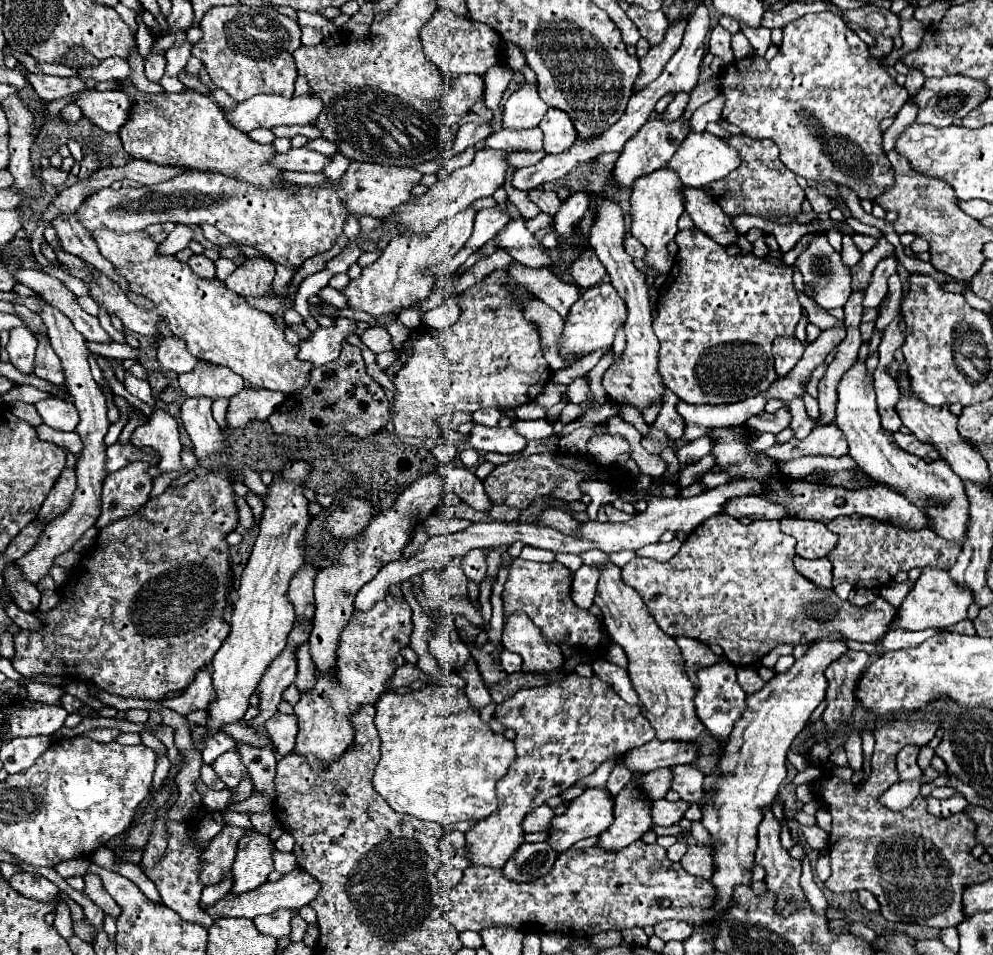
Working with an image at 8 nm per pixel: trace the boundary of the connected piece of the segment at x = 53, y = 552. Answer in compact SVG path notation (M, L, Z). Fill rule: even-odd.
M45 306L41 312L39 312L43 324L47 326L47 334L49 334L49 340L51 340L51 346L55 350L55 354L59 356L61 364L63 364L63 372L67 376L67 390L73 398L73 404L79 412L79 426L75 428L75 432L79 434L79 438L83 440L83 450L79 454L79 460L77 460L77 492L75 492L75 500L71 504L71 508L61 514L59 518L55 518L51 522L51 526L47 526L47 530L43 532L43 536L39 538L37 546L25 554L23 558L19 558L15 564L23 570L25 578L33 584L39 582L39 578L43 578L49 568L53 566L53 558L71 550L71 546L91 528L95 526L97 518L99 518L99 510L101 510L101 488L103 488L103 478L107 476L107 456L105 456L105 434L109 430L109 420L107 420L107 406L105 406L105 396L101 392L101 388L97 386L97 382L93 380L91 376L91 370L89 370L89 362L87 362L87 354L89 350L85 348L85 338L75 330L73 322L61 314L57 308L53 306Z

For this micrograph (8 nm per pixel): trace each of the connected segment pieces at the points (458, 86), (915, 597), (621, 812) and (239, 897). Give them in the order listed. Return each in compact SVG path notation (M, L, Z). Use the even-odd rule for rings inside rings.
M467 74L457 78L455 82L449 82L449 92L443 98L443 108L447 114L459 114L465 116L469 114L471 106L483 98L485 84L479 76Z
M925 566L913 590L905 596L893 628L905 630L925 630L925 628L947 628L967 618L967 608L973 602L971 590L963 590L959 584L951 582L951 576L943 568Z
M641 774L633 776L633 780L615 798L615 822L601 834L599 846L621 850L653 828L651 800L639 794L639 778Z
M295 868L293 872L285 874L279 882L265 882L263 886L259 886L257 890L251 890L247 894L227 894L225 898L221 898L219 902L215 902L213 906L207 906L205 912L213 918L223 918L223 916L243 916L243 918L255 918L261 914L273 914L279 908L289 908L289 910L299 910L303 906L307 906L315 894L319 892L319 882L315 878L311 878L307 872Z

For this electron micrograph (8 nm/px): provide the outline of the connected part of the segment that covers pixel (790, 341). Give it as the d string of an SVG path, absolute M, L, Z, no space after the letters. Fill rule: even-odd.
M775 338L773 342L773 358L775 358L775 370L779 376L789 374L789 370L795 366L795 362L799 362L799 358L803 356L805 346L795 338Z

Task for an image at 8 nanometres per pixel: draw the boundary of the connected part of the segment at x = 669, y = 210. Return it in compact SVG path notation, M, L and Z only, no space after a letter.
M669 166L659 168L643 178L635 180L633 194L631 194L631 236L635 236L645 248L647 256L645 262L653 266L659 272L669 272L671 270L671 256L667 252L667 242L675 238L677 234L677 220L685 210L685 198L683 198L683 184L679 182L679 174L675 170L669 170Z

